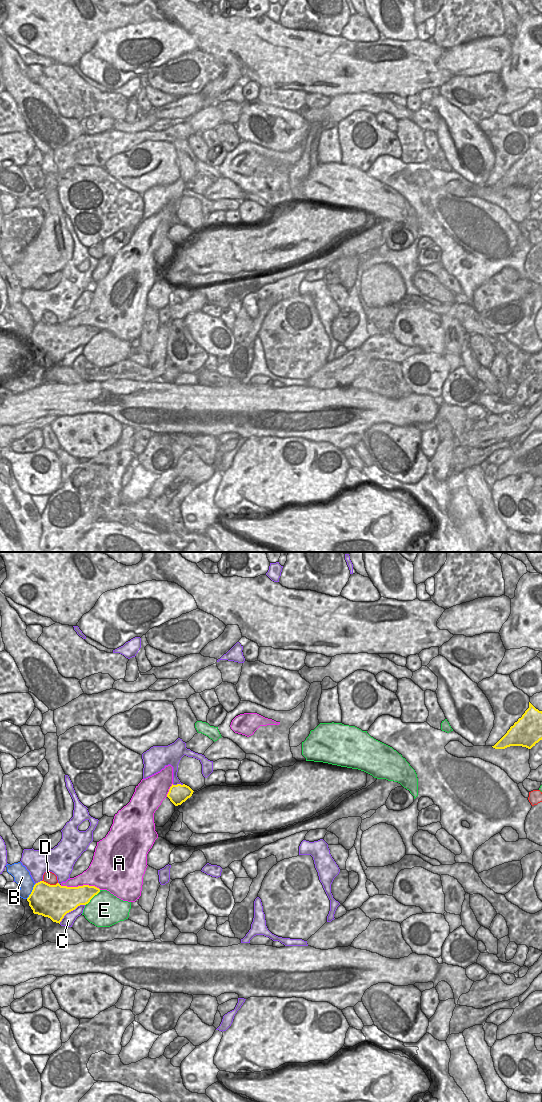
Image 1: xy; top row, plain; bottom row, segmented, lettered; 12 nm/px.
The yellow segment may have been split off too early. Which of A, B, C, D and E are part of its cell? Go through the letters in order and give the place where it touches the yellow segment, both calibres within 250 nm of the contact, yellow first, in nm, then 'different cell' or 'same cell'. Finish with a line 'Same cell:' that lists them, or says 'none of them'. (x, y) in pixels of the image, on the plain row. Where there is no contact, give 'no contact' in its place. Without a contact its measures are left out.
A: xy (80, 326) | 320/280 nm | different cell
B: xy (32, 331) | 400/200 nm | different cell
C: xy (70, 351) | 400/140 nm | different cell
D: xy (49, 324) | 400/140 nm | different cell
E: xy (92, 337) | 260/400 nm | different cell
Same cell: none of them

